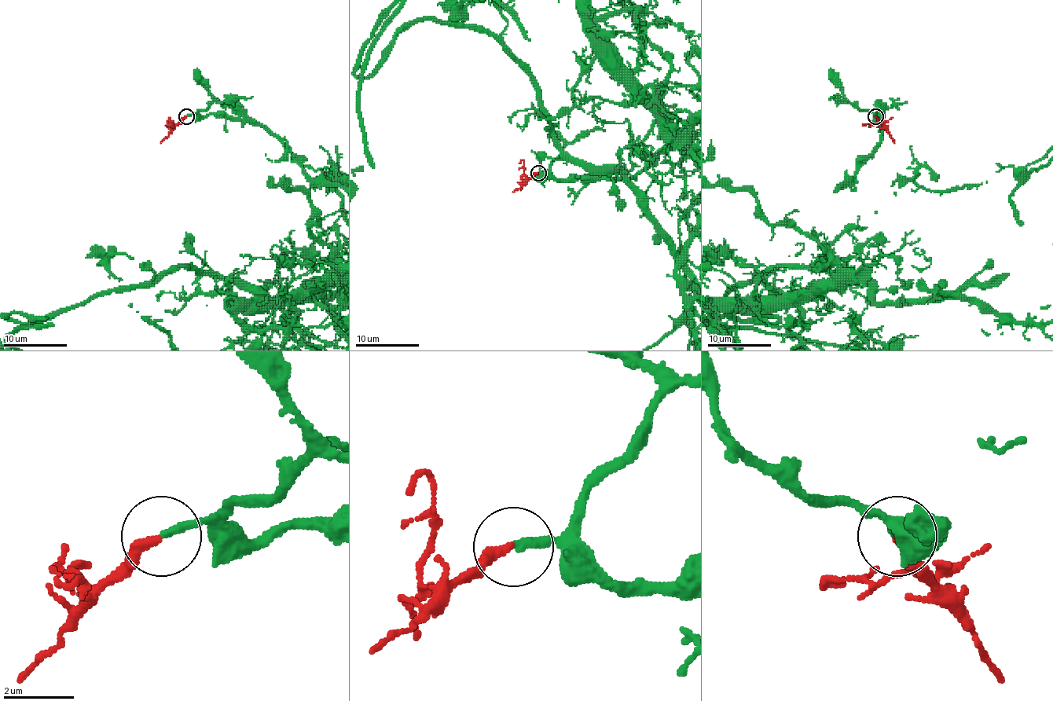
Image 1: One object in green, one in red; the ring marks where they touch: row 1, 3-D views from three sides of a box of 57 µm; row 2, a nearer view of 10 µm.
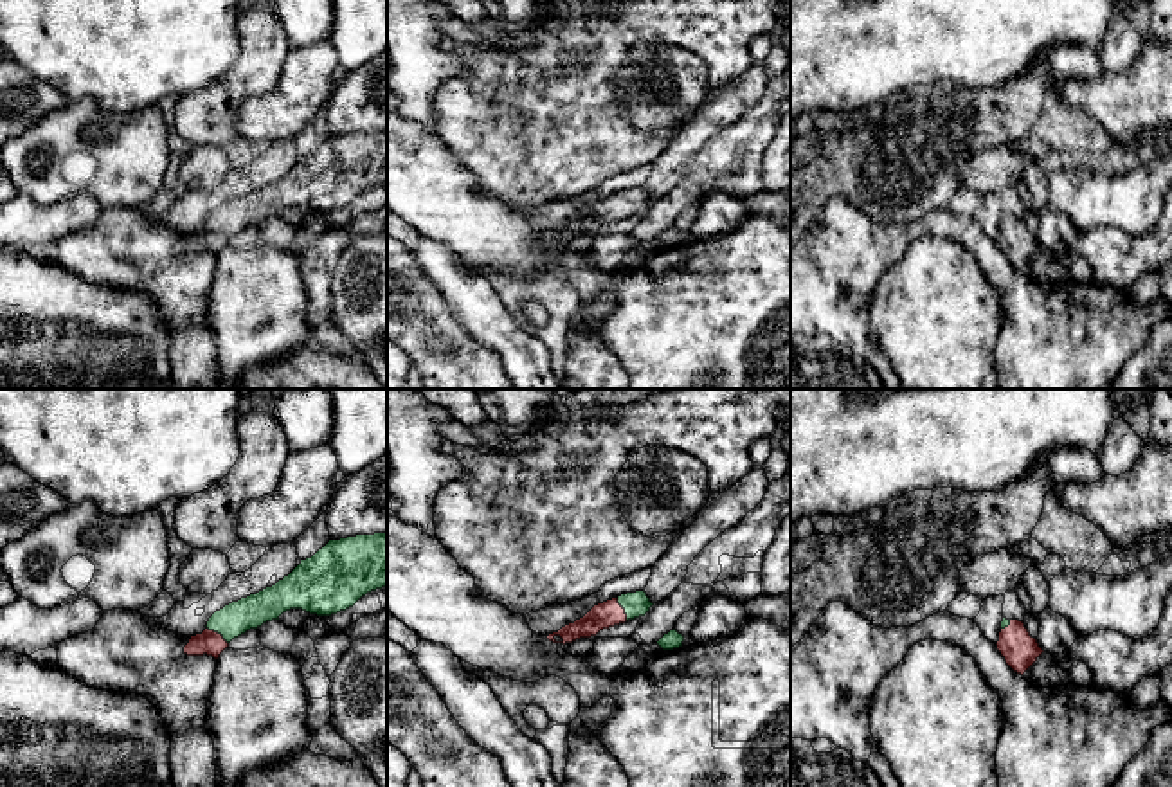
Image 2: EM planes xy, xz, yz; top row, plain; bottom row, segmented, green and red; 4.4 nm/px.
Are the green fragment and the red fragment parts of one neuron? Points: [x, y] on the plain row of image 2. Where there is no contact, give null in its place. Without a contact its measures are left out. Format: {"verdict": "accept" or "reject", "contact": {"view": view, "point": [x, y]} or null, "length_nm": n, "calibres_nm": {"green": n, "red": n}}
{"verdict": "accept", "contact": {"view": "xy", "point": [218, 229]}, "length_nm": 120, "calibres_nm": {"green": 150, "red": 110}}

